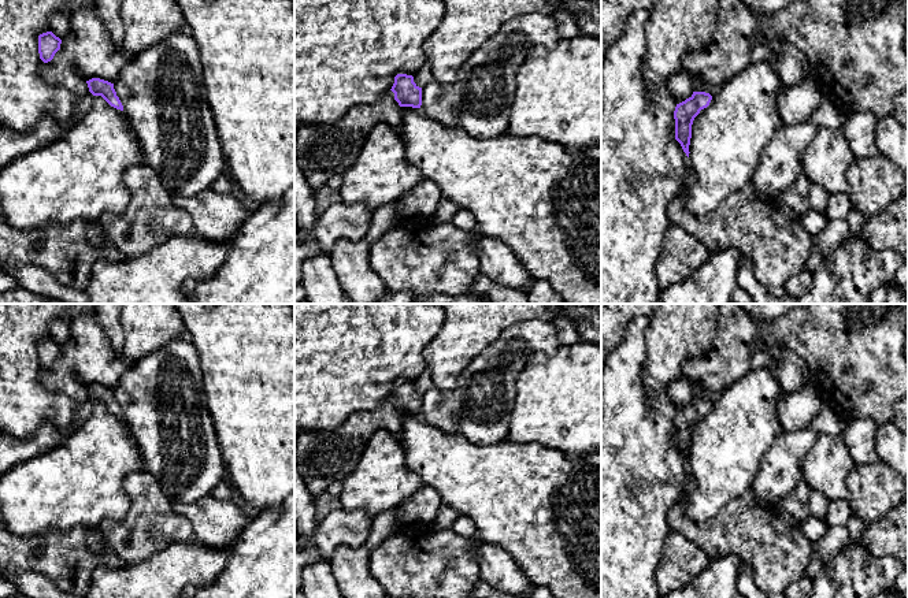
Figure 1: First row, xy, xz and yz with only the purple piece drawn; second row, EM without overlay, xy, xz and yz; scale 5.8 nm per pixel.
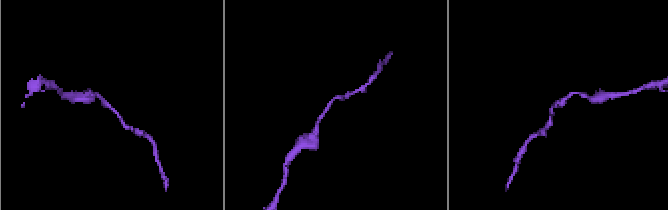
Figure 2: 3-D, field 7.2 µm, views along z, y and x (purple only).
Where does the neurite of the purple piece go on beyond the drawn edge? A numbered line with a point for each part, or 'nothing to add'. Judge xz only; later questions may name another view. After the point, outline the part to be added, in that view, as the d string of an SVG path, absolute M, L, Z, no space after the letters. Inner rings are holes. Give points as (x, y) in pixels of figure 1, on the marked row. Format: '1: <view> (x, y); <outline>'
nothing to add

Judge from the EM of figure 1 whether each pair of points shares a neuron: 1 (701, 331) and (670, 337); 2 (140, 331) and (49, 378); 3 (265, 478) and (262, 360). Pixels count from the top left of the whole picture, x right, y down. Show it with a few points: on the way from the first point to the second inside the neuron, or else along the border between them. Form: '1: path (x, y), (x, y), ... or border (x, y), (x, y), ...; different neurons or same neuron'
1: path (693, 331), (678, 331); same neuron
2: path (122, 356), (115, 363), (82, 363), (74, 370); same neuron
3: path (266, 449), (266, 389); same neuron

